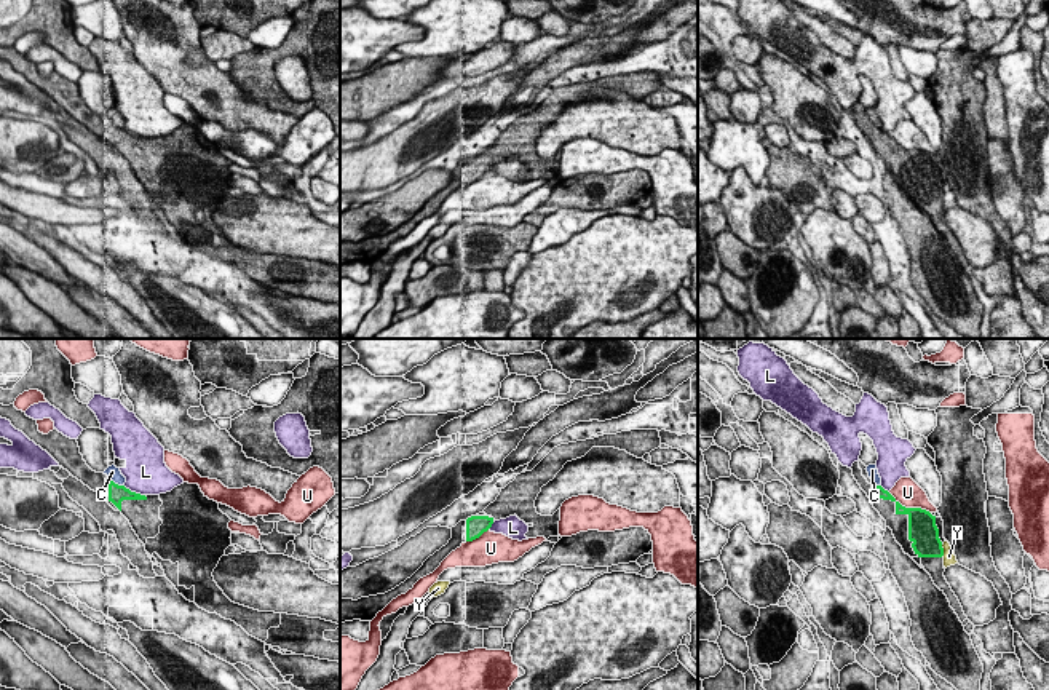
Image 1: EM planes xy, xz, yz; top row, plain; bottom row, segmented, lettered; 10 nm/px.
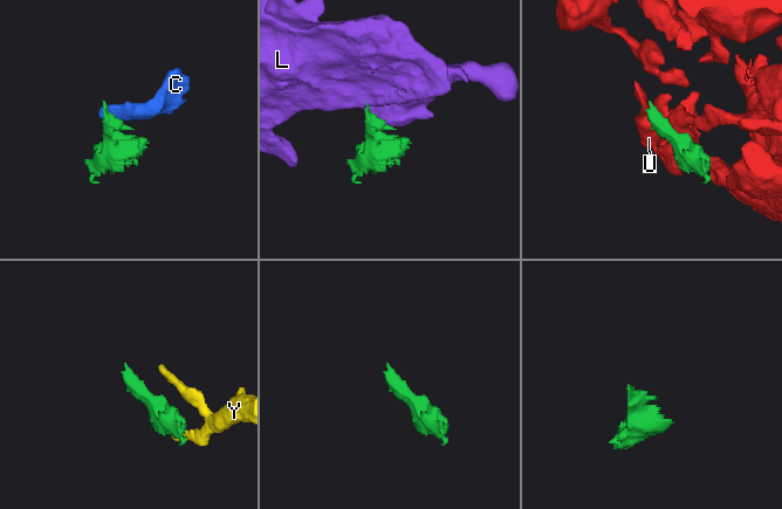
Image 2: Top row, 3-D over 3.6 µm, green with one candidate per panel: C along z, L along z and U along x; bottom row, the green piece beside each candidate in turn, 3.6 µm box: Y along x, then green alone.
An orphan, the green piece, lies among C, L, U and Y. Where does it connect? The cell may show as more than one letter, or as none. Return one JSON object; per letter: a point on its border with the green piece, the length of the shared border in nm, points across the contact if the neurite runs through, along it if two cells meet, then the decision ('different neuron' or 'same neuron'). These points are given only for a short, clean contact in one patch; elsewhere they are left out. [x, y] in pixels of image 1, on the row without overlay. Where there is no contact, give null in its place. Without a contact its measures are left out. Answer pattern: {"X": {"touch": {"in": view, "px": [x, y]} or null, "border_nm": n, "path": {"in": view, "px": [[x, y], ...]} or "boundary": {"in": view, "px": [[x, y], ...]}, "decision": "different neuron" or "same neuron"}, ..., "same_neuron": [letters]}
{"C": {"touch": {"in": "xy", "px": [114, 125]}, "border_nm": 200, "boundary": {"in": "xy", "px": [[109, 117], [123, 128]]}, "decision": "different neuron"}, "L": {"touch": {"in": "xy", "px": [134, 134]}, "border_nm": 240, "boundary": {"in": "xy", "px": [[123, 128], [144, 138]]}, "decision": "different neuron"}, "U": {"touch": {"in": "yz", "px": [909, 150]}, "border_nm": 480, "decision": "different neuron"}, "Y": {"touch": {"in": "yz", "px": [942, 194]}, "border_nm": 130, "boundary": {"in": "yz", "px": [[941, 187], [942, 198]]}, "decision": "different neuron"}, "same_neuron": []}

